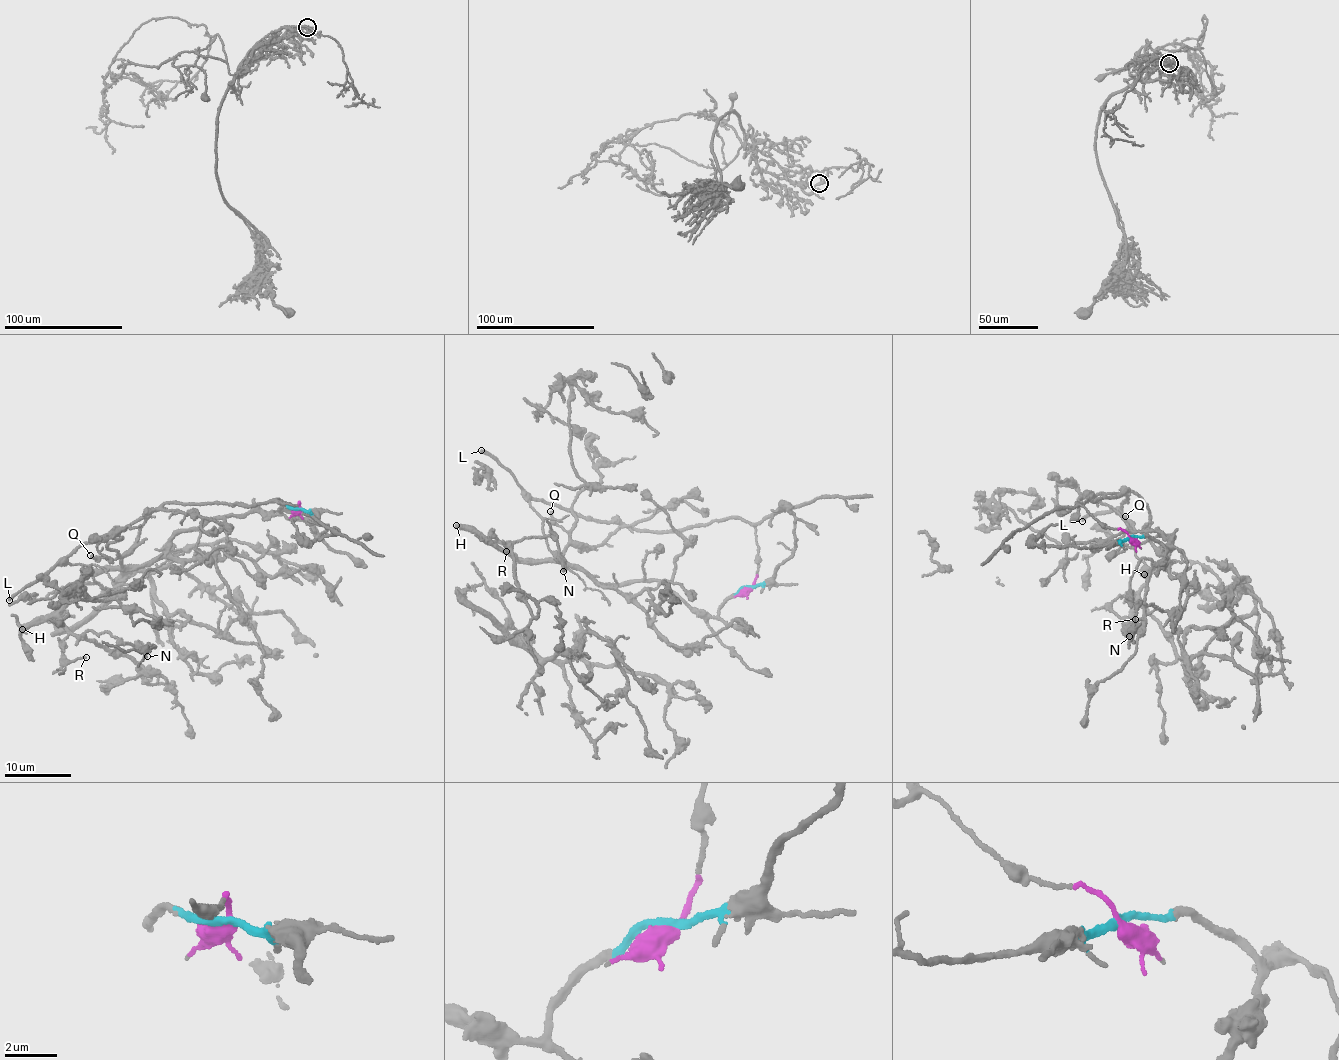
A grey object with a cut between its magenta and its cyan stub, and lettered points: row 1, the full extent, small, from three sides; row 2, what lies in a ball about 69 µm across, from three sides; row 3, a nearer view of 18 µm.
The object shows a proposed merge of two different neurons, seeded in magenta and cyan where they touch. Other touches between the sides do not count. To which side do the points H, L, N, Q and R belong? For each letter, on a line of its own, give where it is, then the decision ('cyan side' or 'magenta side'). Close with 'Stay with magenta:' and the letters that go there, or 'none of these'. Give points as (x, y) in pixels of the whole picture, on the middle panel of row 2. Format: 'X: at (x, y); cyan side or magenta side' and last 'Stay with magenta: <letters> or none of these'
H: at (456, 525); cyan side
L: at (481, 450); magenta side
N: at (563, 571); cyan side
Q: at (550, 511); cyan side
R: at (506, 551); cyan side
Stay with magenta: L

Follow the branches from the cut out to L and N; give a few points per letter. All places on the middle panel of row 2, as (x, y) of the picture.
L: (749, 587), (757, 577), (759, 549), (753, 526), (727, 517), (677, 530), (600, 522), (544, 503), (481, 451)
N: (749, 587), (713, 616), (650, 580), (604, 586), (576, 567), (518, 560), (492, 544), (554, 537), (563, 572)

